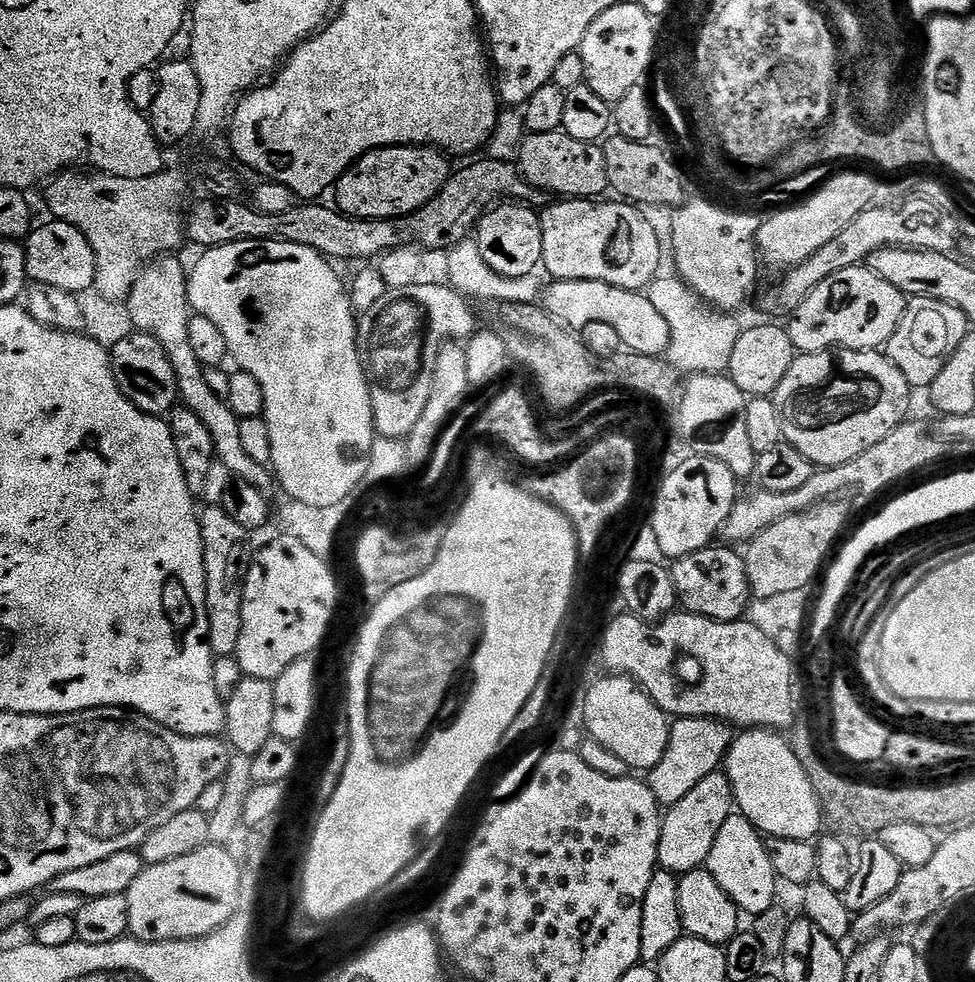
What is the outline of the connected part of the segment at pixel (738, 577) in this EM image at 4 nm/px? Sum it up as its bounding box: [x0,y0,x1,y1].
[670,546,753,622]

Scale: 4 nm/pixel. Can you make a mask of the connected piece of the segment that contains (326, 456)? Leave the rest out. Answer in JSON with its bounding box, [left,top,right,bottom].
[188,240,378,507]

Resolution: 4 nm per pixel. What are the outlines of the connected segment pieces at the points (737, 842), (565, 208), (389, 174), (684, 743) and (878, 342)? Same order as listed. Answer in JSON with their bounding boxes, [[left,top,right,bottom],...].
[[706,814,778,918],[540,198,660,292],[334,146,453,220],[646,716,734,806],[786,266,906,353]]

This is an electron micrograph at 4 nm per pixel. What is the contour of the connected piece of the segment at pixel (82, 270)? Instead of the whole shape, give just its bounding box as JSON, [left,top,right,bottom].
[23,219,96,294]

